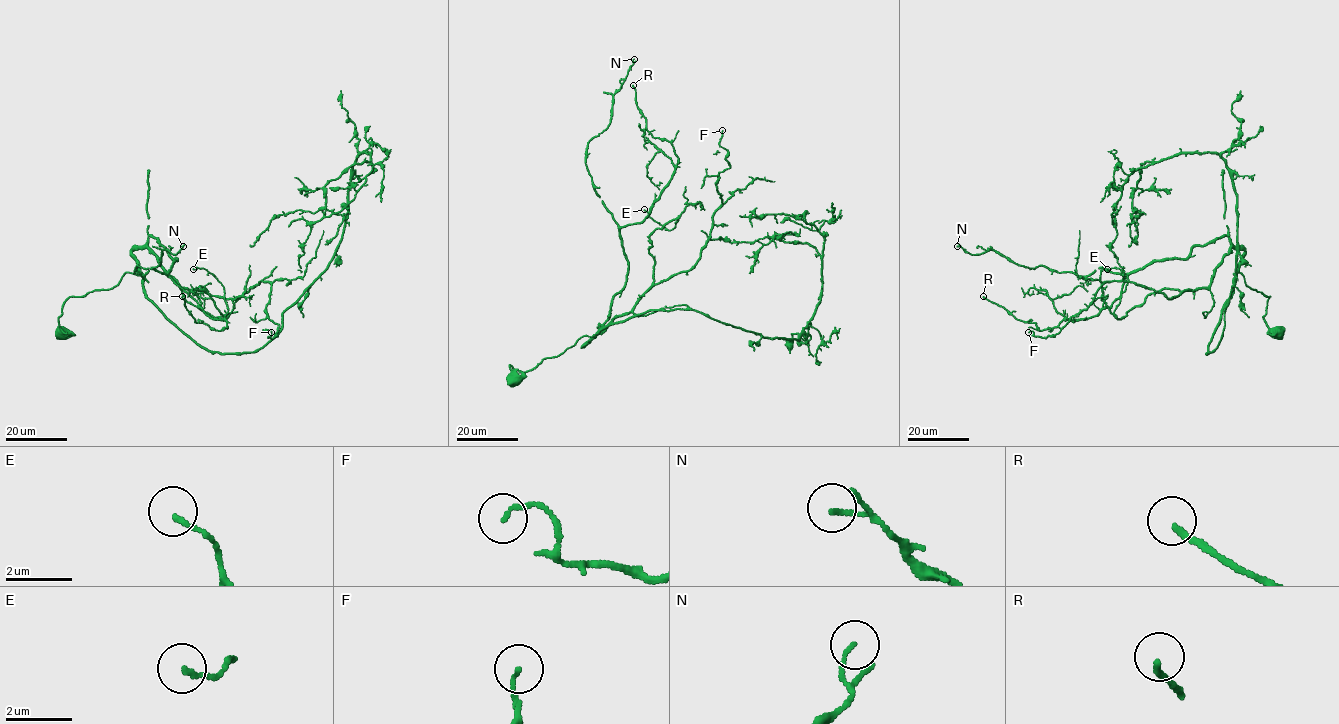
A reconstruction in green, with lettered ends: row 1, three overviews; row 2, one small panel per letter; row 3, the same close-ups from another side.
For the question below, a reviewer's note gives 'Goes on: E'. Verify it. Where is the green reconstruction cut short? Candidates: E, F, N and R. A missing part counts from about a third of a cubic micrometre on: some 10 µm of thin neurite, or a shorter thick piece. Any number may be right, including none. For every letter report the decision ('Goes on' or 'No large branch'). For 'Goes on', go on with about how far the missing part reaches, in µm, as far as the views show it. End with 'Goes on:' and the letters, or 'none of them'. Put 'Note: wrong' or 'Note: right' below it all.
E: No large branch
F: No large branch
N: No large branch
R: Goes on. Missing length about 35 µm
Goes on: R
Note: wrong

